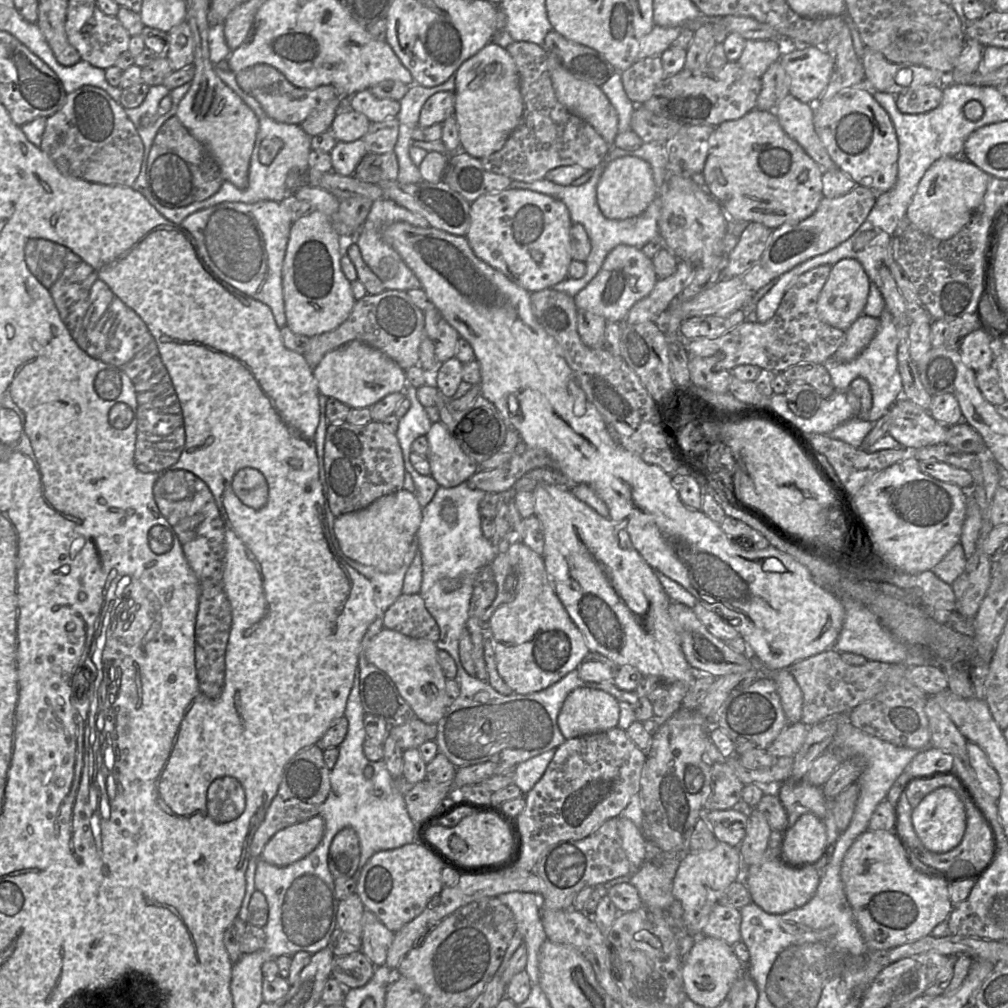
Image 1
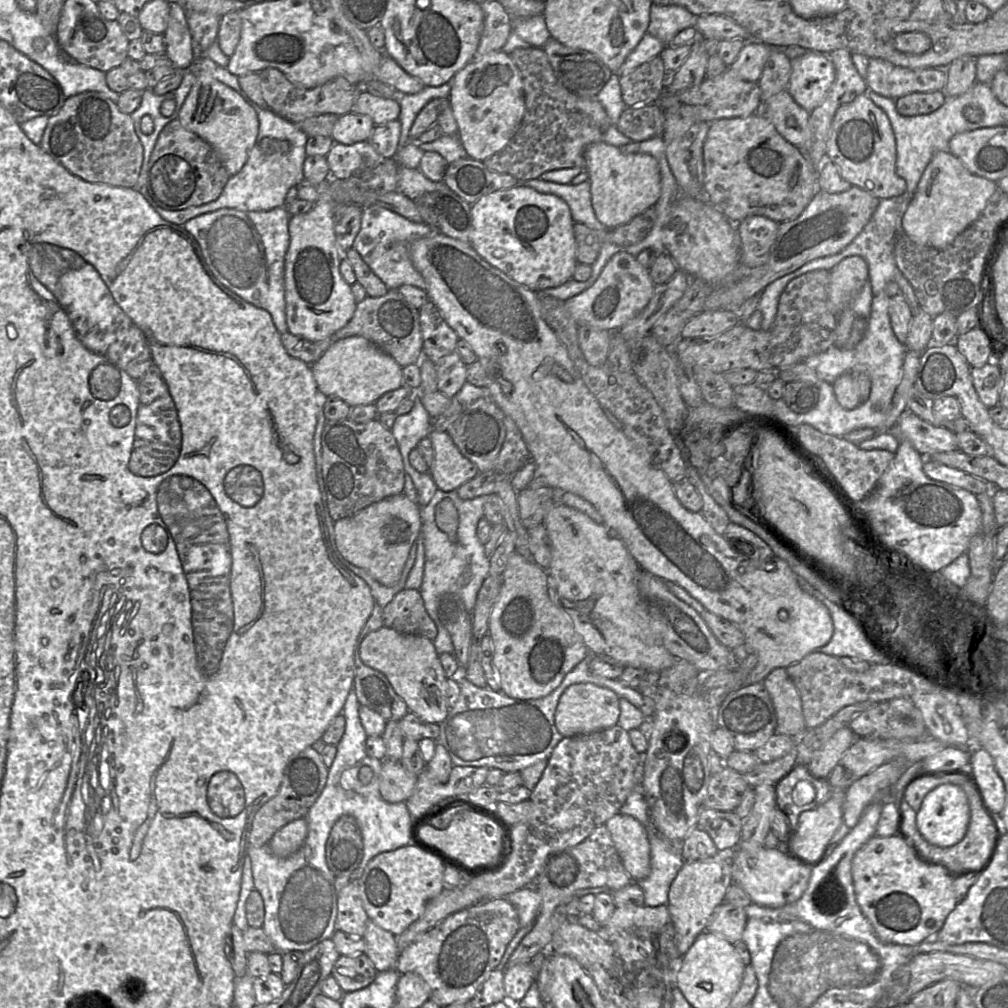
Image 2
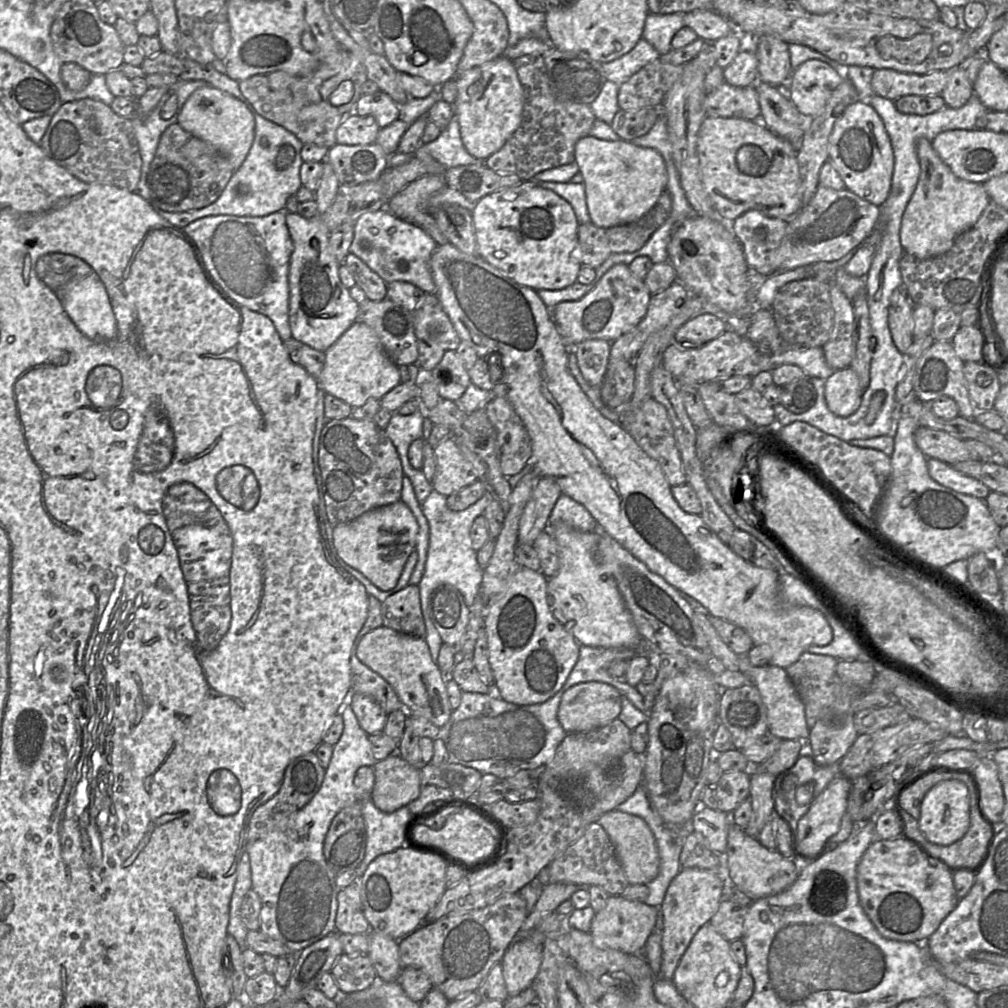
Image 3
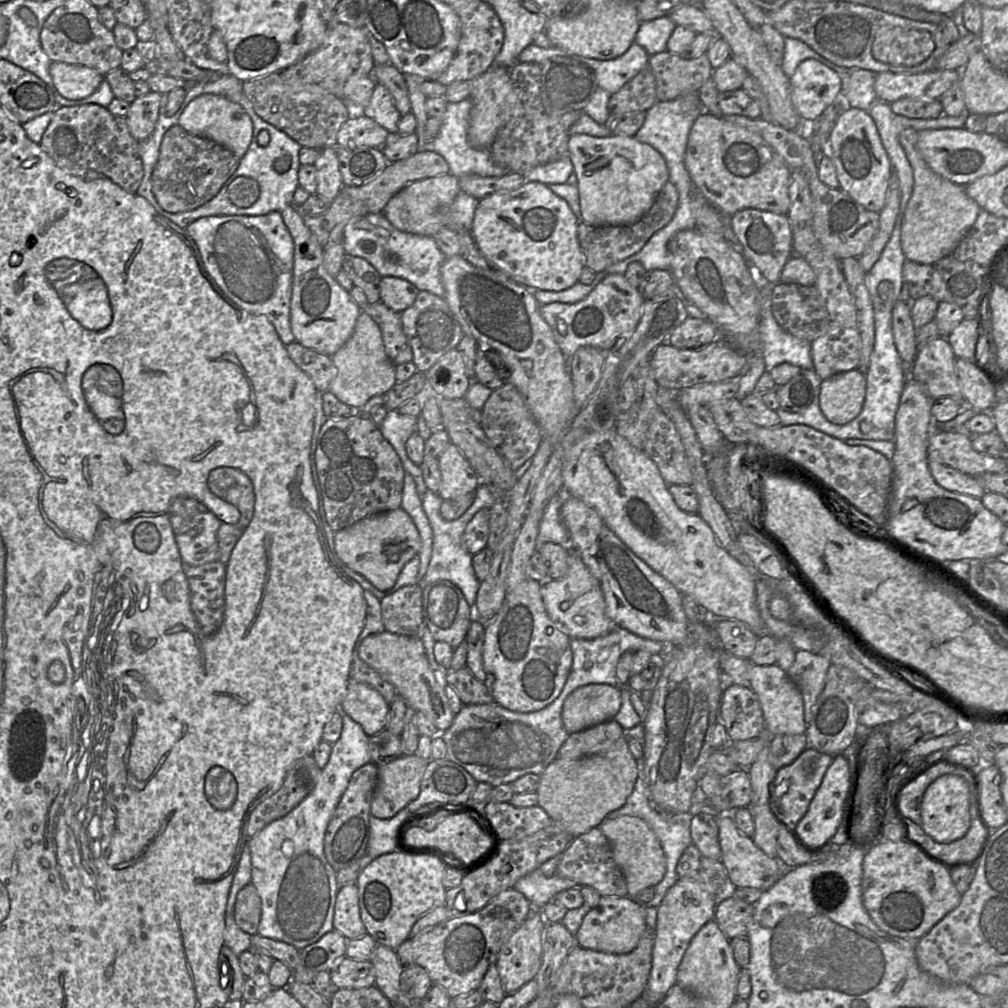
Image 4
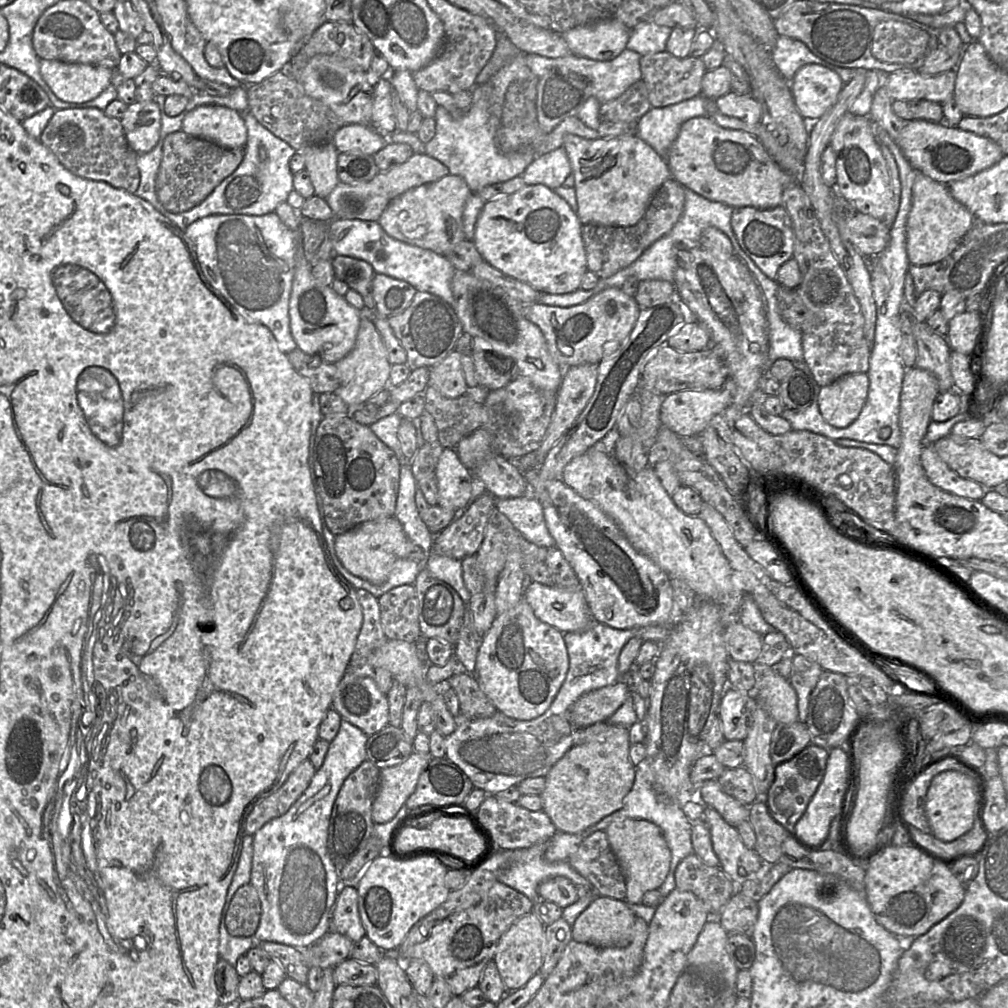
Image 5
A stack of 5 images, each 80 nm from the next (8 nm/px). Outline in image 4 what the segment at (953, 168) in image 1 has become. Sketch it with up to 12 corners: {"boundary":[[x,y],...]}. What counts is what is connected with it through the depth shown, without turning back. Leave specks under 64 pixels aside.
{"boundary":[[918,132],[899,143],[914,187],[901,226],[906,260],[951,254],[981,208],[936,174]]}

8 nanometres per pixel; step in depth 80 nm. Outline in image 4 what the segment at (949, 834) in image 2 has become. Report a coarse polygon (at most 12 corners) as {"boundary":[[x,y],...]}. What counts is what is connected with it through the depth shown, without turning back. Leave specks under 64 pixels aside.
{"boundary":[[946,774],[922,800],[922,829],[949,844],[971,824],[968,781]]}

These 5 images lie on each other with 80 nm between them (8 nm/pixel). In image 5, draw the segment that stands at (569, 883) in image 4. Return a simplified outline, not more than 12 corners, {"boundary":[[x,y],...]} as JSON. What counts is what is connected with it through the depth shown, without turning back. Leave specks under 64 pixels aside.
{"boundary":[[545,857],[512,864],[498,881],[541,901],[537,887],[556,876],[584,886],[593,885],[568,861]]}

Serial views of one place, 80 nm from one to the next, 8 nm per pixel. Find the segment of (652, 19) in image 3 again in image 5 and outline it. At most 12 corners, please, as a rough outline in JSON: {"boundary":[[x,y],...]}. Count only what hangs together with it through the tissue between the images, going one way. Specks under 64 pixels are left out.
{"boundary":[[642,22],[626,49],[641,56],[663,52],[672,28]]}

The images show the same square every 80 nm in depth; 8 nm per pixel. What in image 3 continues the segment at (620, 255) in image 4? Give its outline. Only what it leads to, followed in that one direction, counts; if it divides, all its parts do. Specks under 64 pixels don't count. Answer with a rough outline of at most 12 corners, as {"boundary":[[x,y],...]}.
{"boundary":[[665,189],[640,220],[578,225],[578,257],[597,269],[612,254],[640,250],[668,219]]}

